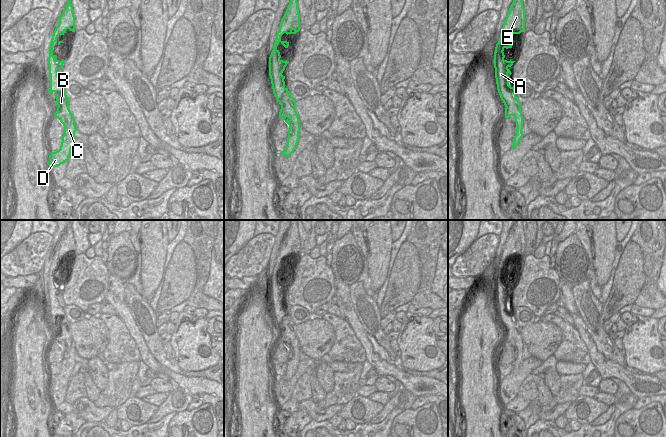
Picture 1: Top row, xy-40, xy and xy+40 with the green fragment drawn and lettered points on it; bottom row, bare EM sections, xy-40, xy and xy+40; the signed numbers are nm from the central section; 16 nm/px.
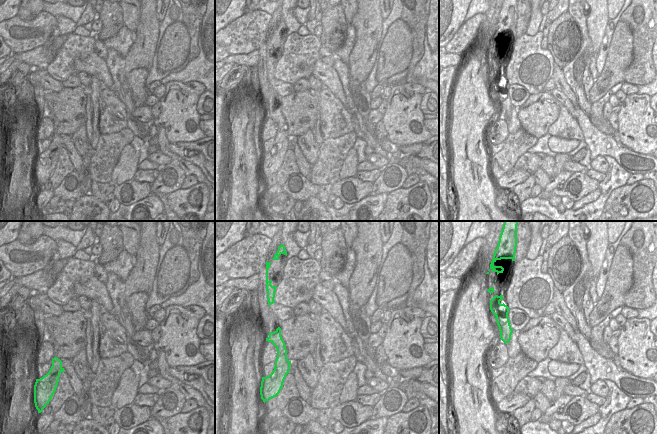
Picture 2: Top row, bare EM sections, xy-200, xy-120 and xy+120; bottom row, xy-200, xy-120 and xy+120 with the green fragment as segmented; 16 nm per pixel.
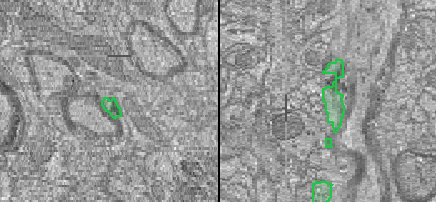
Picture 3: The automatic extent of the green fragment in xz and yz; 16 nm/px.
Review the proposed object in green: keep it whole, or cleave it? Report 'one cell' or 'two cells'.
one cell

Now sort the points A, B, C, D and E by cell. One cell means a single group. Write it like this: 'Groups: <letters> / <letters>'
Groups: A B C D E

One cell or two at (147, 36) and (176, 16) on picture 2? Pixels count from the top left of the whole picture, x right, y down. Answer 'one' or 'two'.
two

